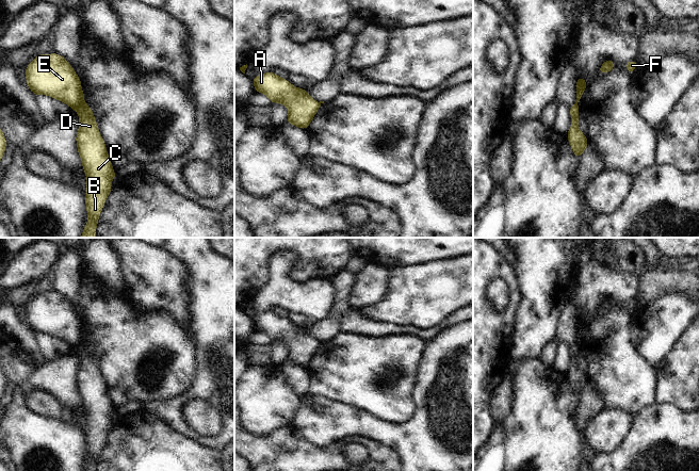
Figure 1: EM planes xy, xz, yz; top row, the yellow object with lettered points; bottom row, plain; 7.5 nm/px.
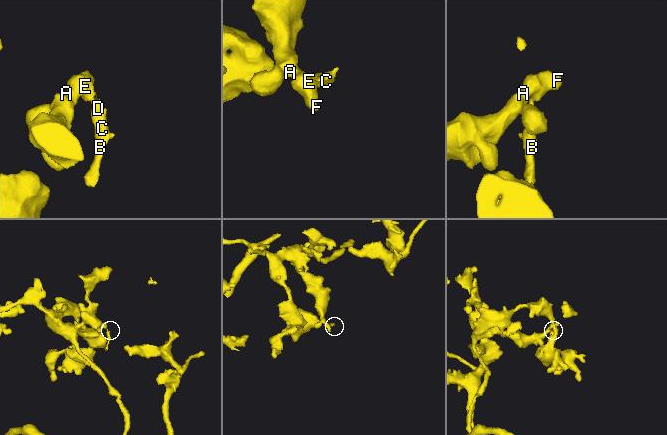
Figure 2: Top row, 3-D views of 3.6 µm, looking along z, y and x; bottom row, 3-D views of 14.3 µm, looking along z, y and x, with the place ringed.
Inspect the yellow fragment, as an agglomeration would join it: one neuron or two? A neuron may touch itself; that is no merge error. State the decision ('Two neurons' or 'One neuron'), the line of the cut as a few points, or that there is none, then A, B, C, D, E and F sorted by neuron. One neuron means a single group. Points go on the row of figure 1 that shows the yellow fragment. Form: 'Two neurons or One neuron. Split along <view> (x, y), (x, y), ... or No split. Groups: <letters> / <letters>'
Two neurons. Split along xy (81, 91), (80, 103), (75, 110). Groups: A E F / B C D.

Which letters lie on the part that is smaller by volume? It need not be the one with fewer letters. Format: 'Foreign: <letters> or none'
Foreign: B, C, D.

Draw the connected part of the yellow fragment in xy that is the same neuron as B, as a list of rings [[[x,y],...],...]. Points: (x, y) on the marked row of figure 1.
[[[81,92],[78,112],[80,124],[76,135],[78,153],[86,175],[85,205],[88,223],[84,225],[80,238],[96,238],[96,227],[101,210],[112,190],[111,181],[116,178],[107,146],[100,135],[92,109],[82,99]]]

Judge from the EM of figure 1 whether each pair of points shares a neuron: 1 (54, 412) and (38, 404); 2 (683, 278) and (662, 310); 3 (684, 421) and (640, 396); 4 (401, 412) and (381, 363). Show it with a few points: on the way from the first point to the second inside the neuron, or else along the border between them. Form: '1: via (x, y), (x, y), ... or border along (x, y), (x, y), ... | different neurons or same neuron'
1: via (50, 408), (43, 404) | same neuron
2: border along (687, 293), (668, 292), (650, 302) | different neurons
3: border along (655, 401), (635, 416) | different neurons
4: via (389, 401), (373, 384), (373, 379), (377, 375) | same neuron

